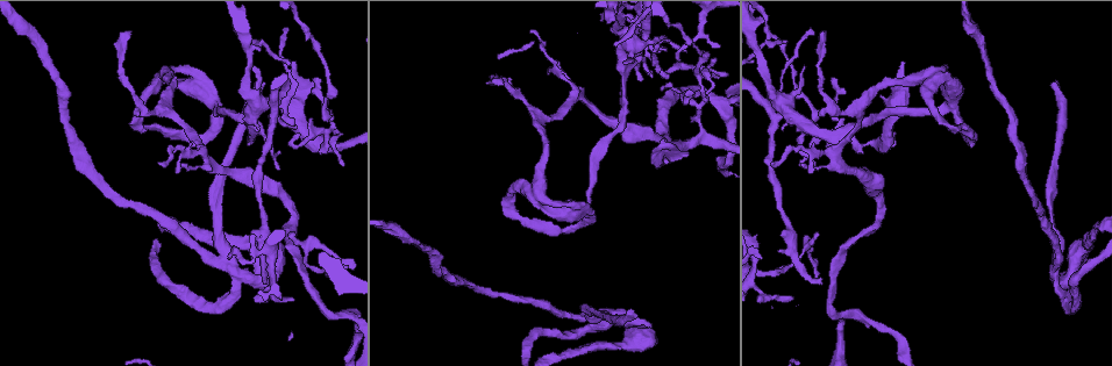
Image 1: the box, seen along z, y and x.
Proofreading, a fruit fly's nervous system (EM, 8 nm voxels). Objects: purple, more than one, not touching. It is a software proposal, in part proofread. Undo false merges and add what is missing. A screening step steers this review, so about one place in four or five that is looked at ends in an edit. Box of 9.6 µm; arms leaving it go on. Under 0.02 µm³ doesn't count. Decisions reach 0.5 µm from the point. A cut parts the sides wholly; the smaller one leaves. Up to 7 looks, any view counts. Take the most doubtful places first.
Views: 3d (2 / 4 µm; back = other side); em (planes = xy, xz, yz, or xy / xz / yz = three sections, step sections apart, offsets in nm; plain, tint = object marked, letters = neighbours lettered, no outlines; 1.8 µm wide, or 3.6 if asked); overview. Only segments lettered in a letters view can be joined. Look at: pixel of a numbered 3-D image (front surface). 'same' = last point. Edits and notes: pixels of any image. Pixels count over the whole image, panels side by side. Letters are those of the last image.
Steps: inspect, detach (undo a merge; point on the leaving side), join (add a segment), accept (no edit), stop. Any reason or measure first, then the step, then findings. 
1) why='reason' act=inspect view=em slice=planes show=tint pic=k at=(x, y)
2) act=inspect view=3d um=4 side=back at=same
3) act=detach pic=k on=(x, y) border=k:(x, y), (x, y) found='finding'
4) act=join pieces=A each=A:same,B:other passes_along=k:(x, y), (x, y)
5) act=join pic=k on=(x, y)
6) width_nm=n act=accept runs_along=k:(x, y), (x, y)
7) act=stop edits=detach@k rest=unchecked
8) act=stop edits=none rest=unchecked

why='an open end' act=inspect view=em slice=planes show=letters pic=1 at=(1057, 85)

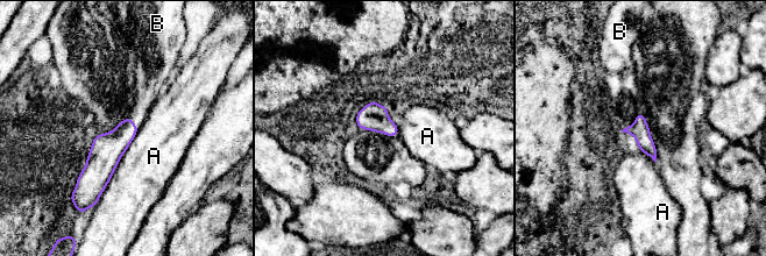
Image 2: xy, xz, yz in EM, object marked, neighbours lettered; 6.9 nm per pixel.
act=join pieces=B each=A:other,B:same passes_along=2:(639, 129), (636, 119), (622, 86) found='the cell continues'

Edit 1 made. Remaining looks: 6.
why='end of a long branch' act=inspect view=em slice=planes show=tint pic=1 at=(503, 82)

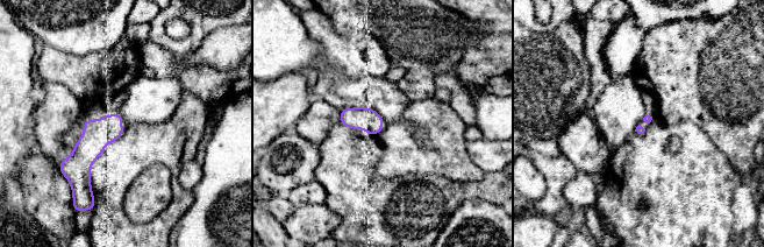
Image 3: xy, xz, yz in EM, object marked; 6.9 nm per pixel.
why='see the neighbours' act=inspect view=em slice=planes show=letters at=same

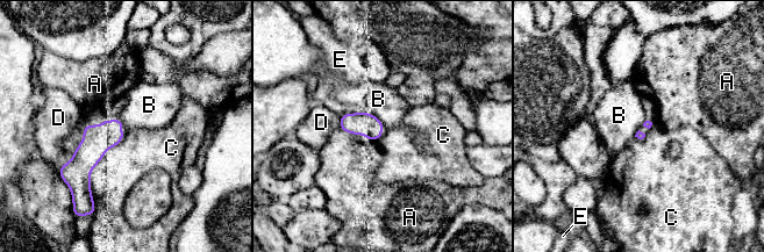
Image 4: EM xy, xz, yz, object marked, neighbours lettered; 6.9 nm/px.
longest_contact=A:320nm act=accept each=A:other,B:other,C:other,D:other,E:other found='none of them fits'

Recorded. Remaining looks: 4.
act=inspect view=3d um=2 pic=1 at=(762, 19)

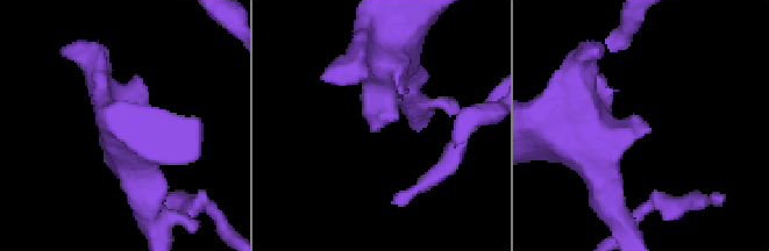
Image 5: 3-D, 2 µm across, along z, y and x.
why='now the EM' act=inspect view=em slice=yz step=4 show=plain pic=5 at=(374, 130)

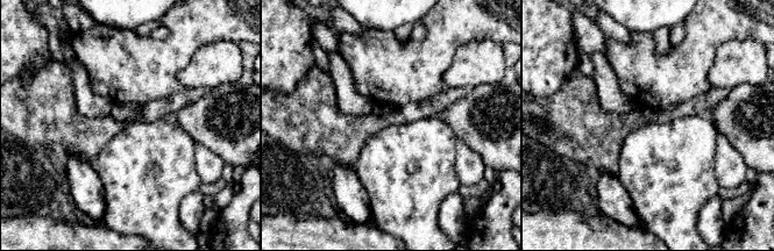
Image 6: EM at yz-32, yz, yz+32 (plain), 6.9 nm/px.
why='see the neighbours' act=inspect view=em slice=yz step=4 show=letters at=same

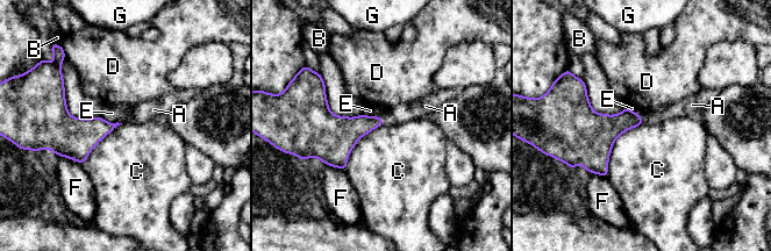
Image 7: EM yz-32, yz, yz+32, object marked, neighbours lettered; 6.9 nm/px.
longest_contact=C:460nm act=join pieces=A each=A:same,B:other,C:other,D:other,E:other,F:other,G:other passes_along=7:(606, 128), (641, 119), (676, 109) found='it goes on there'

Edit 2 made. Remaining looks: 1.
act=stop edits=join@2,join@7 rest=unchecked

